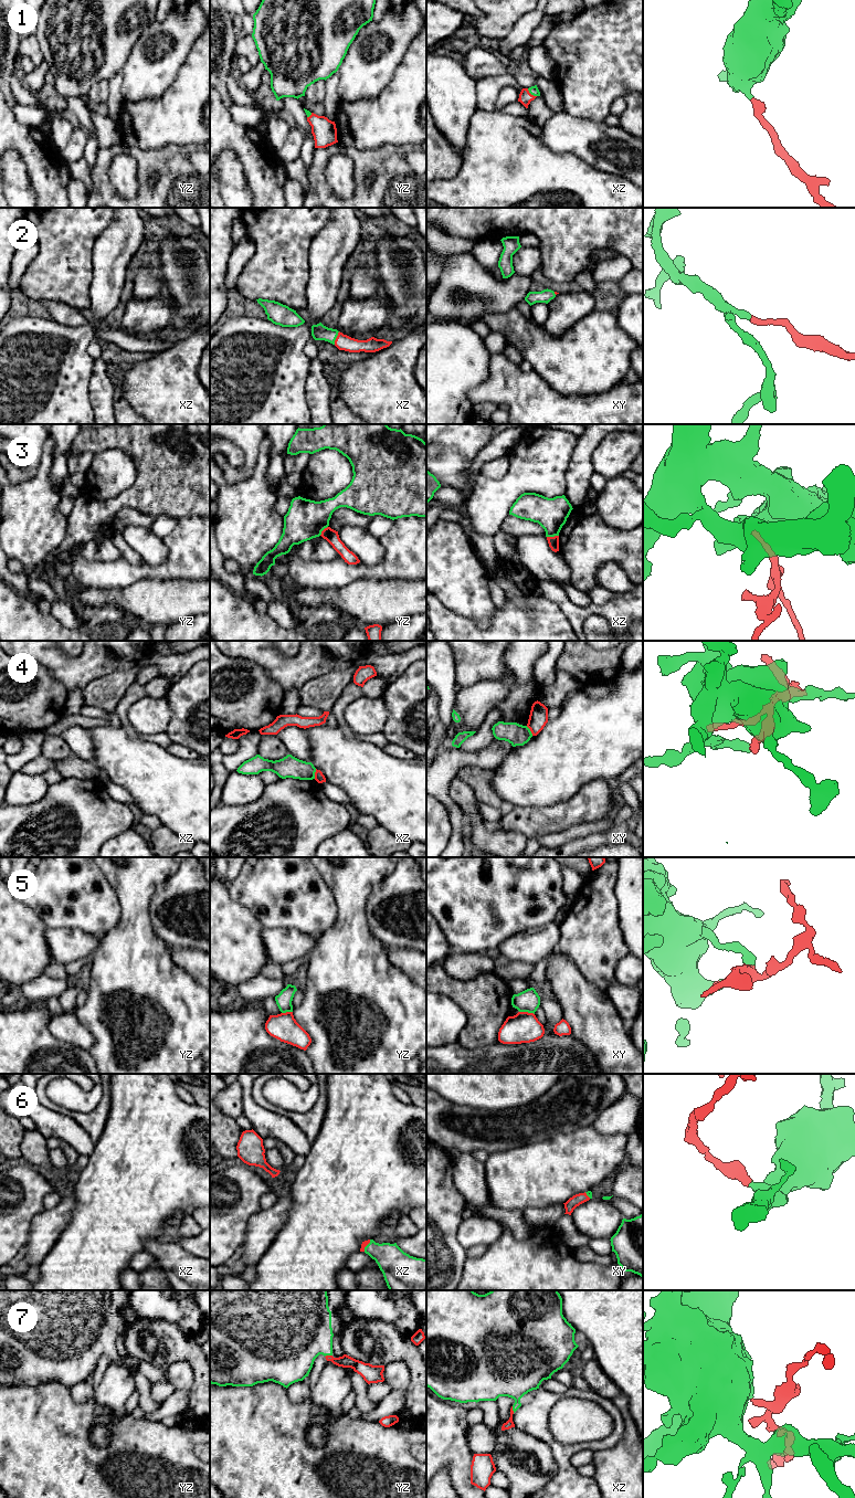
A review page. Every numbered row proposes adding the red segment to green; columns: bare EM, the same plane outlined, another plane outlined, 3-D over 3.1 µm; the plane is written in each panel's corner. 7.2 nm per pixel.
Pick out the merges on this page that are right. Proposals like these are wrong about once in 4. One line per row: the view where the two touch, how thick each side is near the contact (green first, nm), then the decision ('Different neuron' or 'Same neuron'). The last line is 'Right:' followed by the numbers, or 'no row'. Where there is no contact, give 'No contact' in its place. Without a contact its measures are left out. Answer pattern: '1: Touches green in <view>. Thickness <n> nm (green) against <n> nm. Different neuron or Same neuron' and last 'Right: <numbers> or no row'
1: Touches green in xz. Thickness 70 nm (green) against 100 nm. Same neuron
2: Touches green in xz. Thickness 120 nm (green) against 110 nm. Same neuron
3: Touches green in xz. Thickness 240 nm (green) against 80 nm. Different neuron
4: Touches green in xz. Thickness 160 nm (green) against 70 nm. Different neuron
5: Touches green in xy. Thickness 160 nm (green) against 220 nm. Same neuron
6: Touches green in xz. Thickness 220 nm (green) against 40 nm. Same neuron
7: Touches green in yz. Thickness 420 nm (green) against 90 nm. Same neuron
Right: 1, 2, 5, 6, 7

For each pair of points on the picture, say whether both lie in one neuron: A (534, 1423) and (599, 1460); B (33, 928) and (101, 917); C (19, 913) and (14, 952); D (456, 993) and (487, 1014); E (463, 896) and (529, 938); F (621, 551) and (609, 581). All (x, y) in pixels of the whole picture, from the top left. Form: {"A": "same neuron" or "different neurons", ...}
{"A": "different neurons", "B": "different neurons", "C": "same neuron", "D": "same neuron", "E": "different neurons", "F": "different neurons"}

